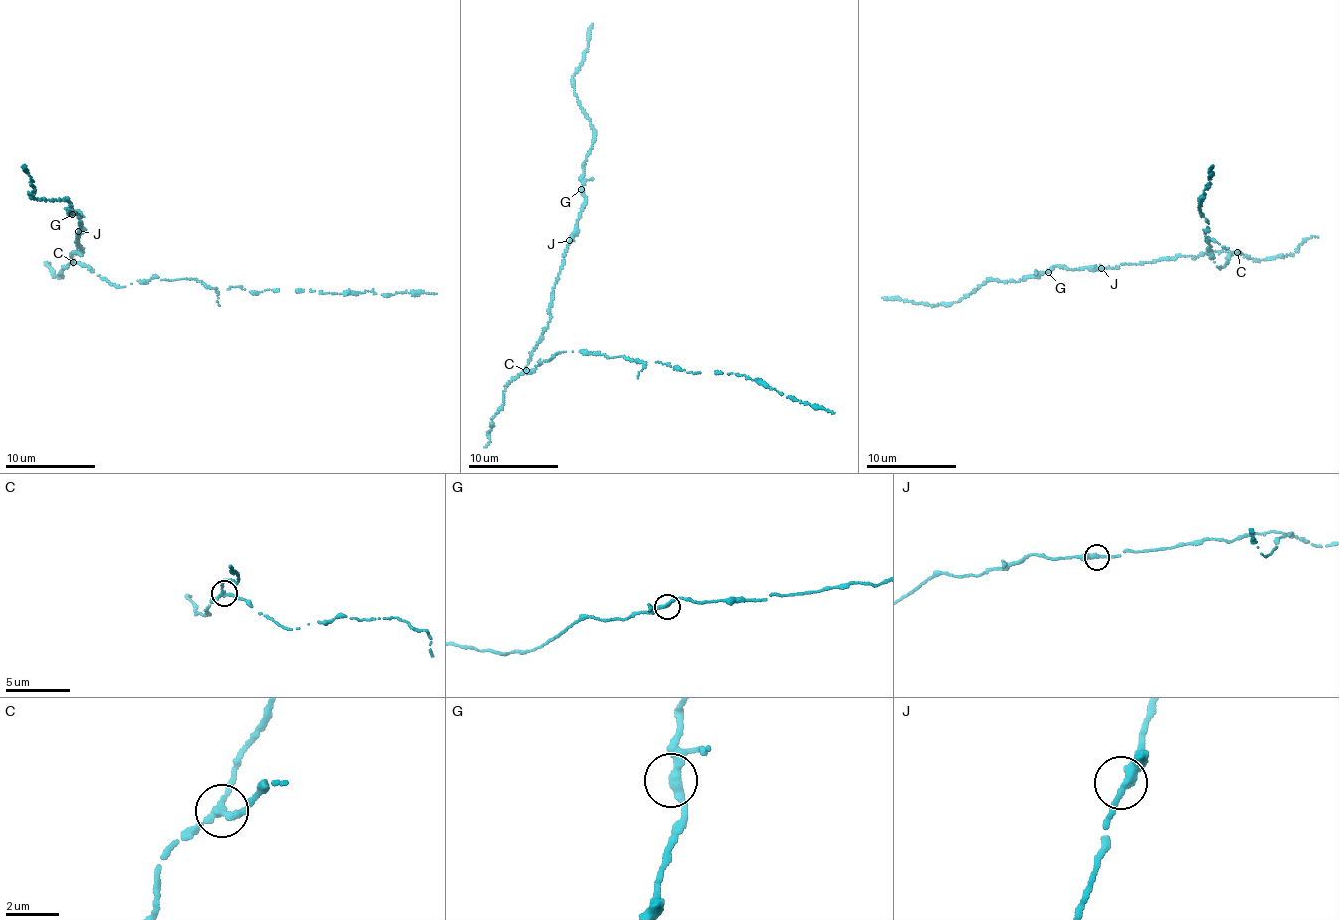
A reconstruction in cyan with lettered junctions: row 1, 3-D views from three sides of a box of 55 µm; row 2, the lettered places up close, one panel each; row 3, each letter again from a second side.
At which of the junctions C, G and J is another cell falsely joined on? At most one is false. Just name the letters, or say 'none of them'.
C

